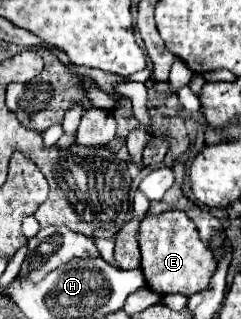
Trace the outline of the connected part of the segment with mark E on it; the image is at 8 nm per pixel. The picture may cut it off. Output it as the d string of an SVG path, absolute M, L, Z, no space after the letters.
M178 210L164 212L160 216L144 216L140 222L138 246L142 252L142 272L146 278L146 286L160 296L182 294L188 298L190 294L198 294L198 290L206 290L218 266L212 250L200 240L194 222Z

